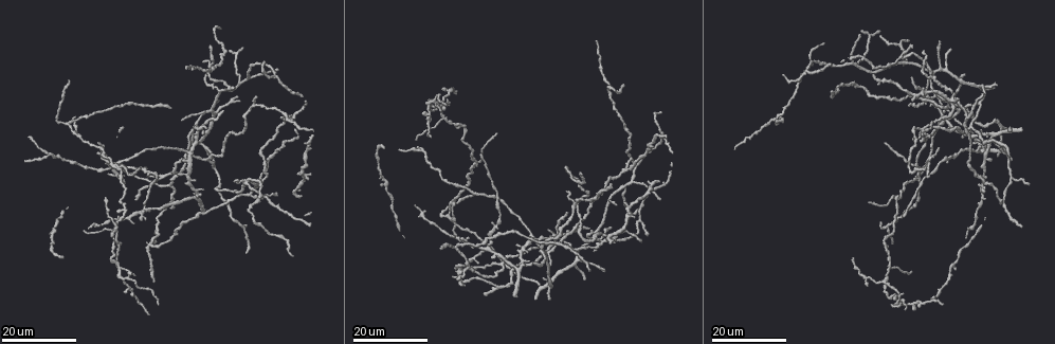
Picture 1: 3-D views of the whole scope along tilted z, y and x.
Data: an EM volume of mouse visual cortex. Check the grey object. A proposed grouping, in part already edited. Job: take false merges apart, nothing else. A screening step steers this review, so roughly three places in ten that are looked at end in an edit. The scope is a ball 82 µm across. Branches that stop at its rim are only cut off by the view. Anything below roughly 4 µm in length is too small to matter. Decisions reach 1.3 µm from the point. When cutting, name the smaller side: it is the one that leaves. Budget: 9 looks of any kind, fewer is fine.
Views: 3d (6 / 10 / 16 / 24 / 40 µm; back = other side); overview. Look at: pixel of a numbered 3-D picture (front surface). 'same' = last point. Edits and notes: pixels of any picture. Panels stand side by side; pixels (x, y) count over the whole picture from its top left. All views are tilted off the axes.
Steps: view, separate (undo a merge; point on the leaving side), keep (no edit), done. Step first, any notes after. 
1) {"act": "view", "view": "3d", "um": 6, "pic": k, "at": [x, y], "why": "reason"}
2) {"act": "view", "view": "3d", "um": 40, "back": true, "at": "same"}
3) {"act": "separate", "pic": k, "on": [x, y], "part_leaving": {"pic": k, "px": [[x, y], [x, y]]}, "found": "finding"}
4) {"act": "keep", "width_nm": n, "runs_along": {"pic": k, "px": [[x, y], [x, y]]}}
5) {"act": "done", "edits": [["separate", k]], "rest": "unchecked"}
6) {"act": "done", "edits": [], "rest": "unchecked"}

{"act": "view", "view": "3d", "um": 24, "pic": 1, "at": [202, 115], "why": "three arms meet"}

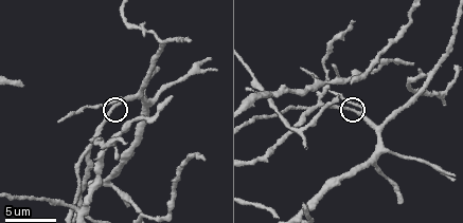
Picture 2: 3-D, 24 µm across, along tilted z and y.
{"act": "view", "view": "3d", "um": 6, "pic": 2, "at": [356, 113], "why": "zoom in"}

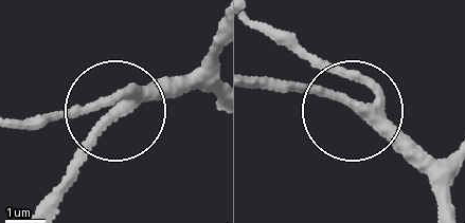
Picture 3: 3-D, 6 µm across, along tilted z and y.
{"act": "keep", "width_nm": 270, "runs_along": {"pic": 3, "px": [[440, 204], [429, 179], [364, 124], [358, 84], [289, 33]]}, "found": "all the same neuron"}

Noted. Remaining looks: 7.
{"act": "view", "view": "3d", "um": 16, "pic": 1, "at": [441, 120], "why": "small branch off a trunk"}

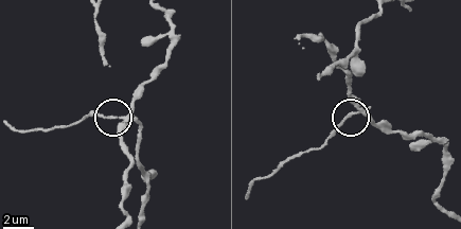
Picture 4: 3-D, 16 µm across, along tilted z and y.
{"act": "view", "view": "3d", "um": 10, "pic": 4, "at": [353, 114]}

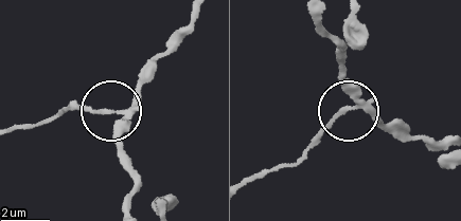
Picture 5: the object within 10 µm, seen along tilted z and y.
{"act": "separate", "pic": 5, "on": [86, 111], "width_nm": 210, "part_leaving": {"pic": 5, "px": [[106, 110], [66, 108], [49, 123], [12, 129]]}, "found": "two neurons meet here"}

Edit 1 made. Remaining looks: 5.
{"act": "view", "view": "overview"}

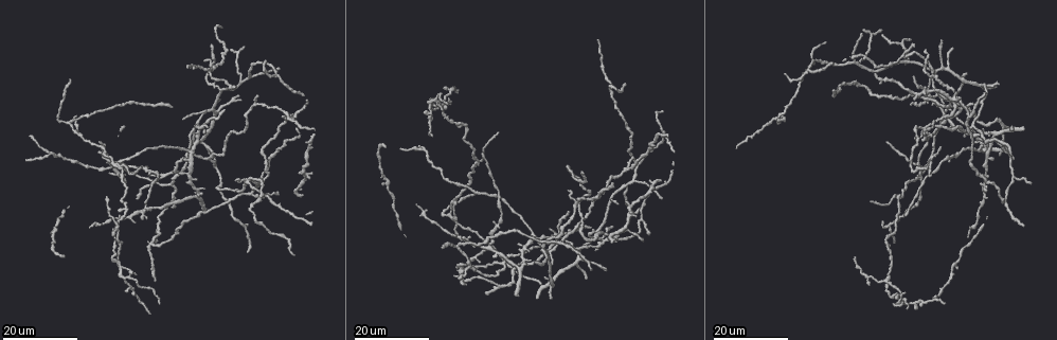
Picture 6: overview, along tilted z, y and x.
{"act": "view", "view": "3d", "um": 16, "pic": 6, "at": [426, 150], "why": "three arms meet"}

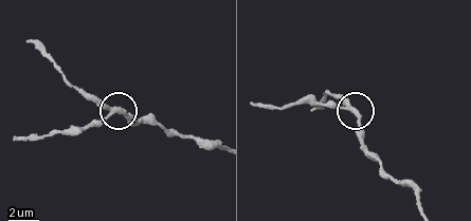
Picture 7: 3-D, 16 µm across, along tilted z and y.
{"act": "view", "view": "3d", "um": 6, "pic": 7, "at": [106, 111]}

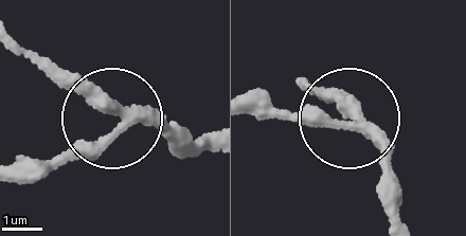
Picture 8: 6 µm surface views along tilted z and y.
{"act": "keep", "side_arm_um": 7, "runs_along": {"pic": 8, "px": [[401, 213], [386, 150], [359, 129], [257, 120]]}, "found": "all the same neuron"}

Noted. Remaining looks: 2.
{"act": "view", "view": "3d", "um": 16, "pic": 6, "at": [151, 245], "why": "looks like a crossing"}

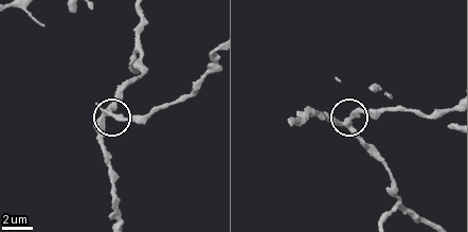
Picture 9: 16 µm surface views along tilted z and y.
{"act": "view", "view": "3d", "um": 6, "pic": 9, "at": [107, 113], "why": "zoom in"}

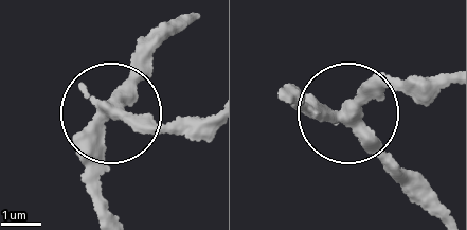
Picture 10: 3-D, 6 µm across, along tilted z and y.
{"act": "keep", "width_nm": 270, "runs_along": {"pic": 10, "px": [[178, 29], [149, 53], [130, 100], [106, 123], [97, 200]]}, "found": "one neuron here"}

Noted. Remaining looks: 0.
{"act": "done", "edits": [["separate", 5]], "rest": "unchecked"}

